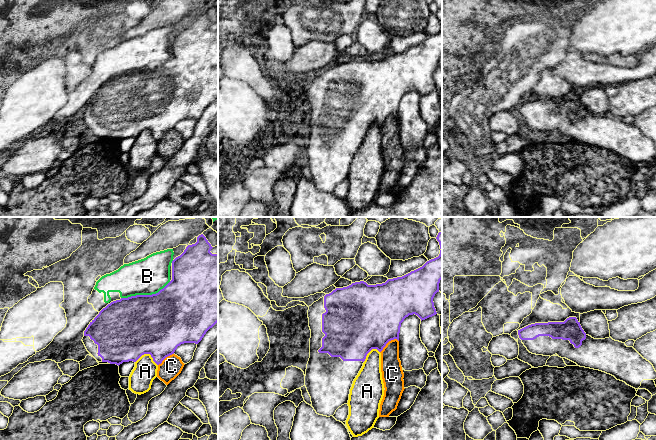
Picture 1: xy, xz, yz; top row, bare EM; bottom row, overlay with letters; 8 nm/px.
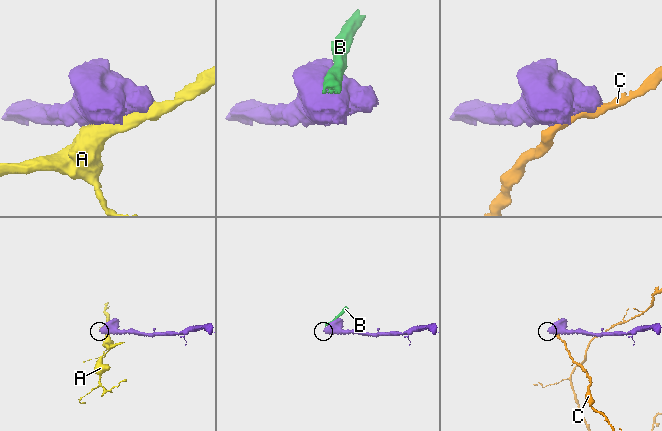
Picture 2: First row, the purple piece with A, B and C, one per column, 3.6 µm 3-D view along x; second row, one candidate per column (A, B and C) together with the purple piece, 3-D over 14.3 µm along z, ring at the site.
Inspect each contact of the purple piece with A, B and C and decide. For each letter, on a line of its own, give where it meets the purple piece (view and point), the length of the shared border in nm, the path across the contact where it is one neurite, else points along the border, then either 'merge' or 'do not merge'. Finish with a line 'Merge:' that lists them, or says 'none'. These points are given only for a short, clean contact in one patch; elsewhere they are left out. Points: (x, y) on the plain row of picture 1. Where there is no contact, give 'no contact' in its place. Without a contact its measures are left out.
A: contact xy (148, 129); length 190 nm; do not merge
B: contact xy (145, 71); length 420 nm; do not merge
C: contact xz (388, 117); length 180 nm; do not merge
Merge: none

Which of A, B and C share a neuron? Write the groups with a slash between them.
A / B / C

